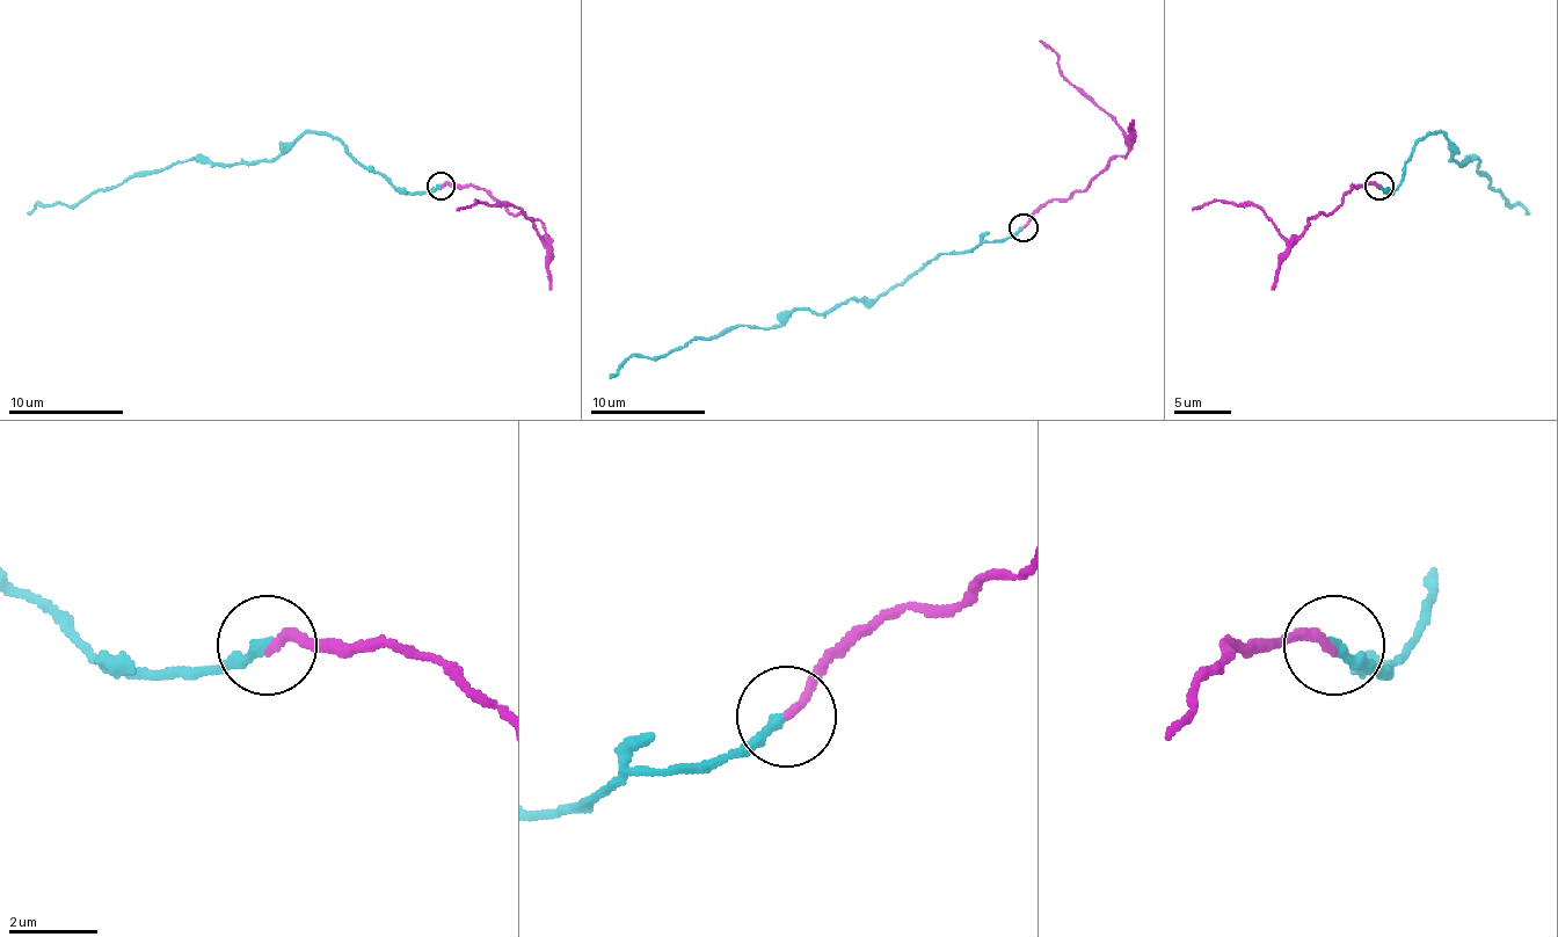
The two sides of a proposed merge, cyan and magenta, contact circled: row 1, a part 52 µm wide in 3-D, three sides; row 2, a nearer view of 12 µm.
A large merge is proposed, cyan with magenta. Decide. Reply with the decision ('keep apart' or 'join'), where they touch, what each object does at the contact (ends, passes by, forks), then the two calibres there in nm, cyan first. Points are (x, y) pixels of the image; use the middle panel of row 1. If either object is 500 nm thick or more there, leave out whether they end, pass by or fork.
join; at (1023, 227); cyan ends there; magenta ends there; 240 nm thick on the cyan side, 220 nm on the other

